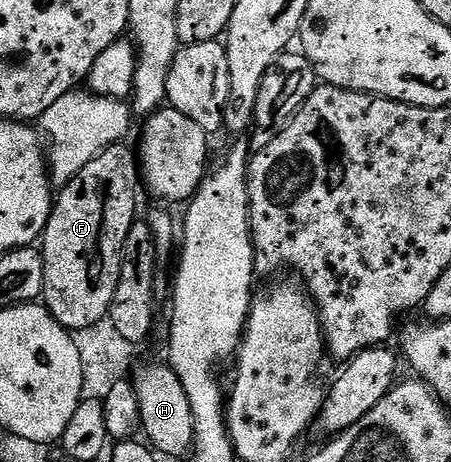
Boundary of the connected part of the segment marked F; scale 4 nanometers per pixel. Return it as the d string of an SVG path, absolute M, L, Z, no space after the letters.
M127 143L112 144L106 150L102 150L102 154L98 154L90 162L86 162L86 166L82 166L82 170L78 170L78 174L68 184L63 185L59 189L58 195L55 197L52 213L46 222L46 230L42 237L42 251L44 253L44 265L46 266L46 282L44 283L44 295L42 303L58 323L63 328L75 330L95 323L102 322L106 319L108 311L112 309L114 302L114 290L118 286L118 278L120 277L120 267L122 266L122 250L126 246L126 234L130 234L130 226L137 223L136 216L136 184L138 188L138 156L135 151L132 152L127 148Z

